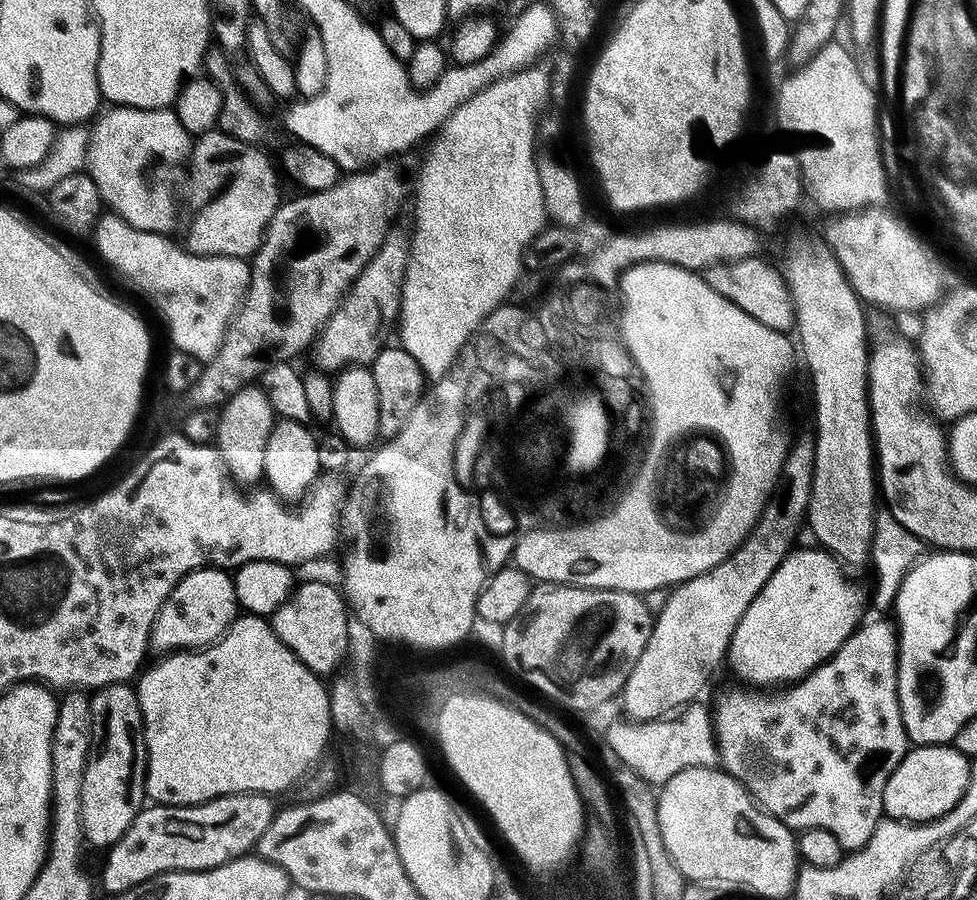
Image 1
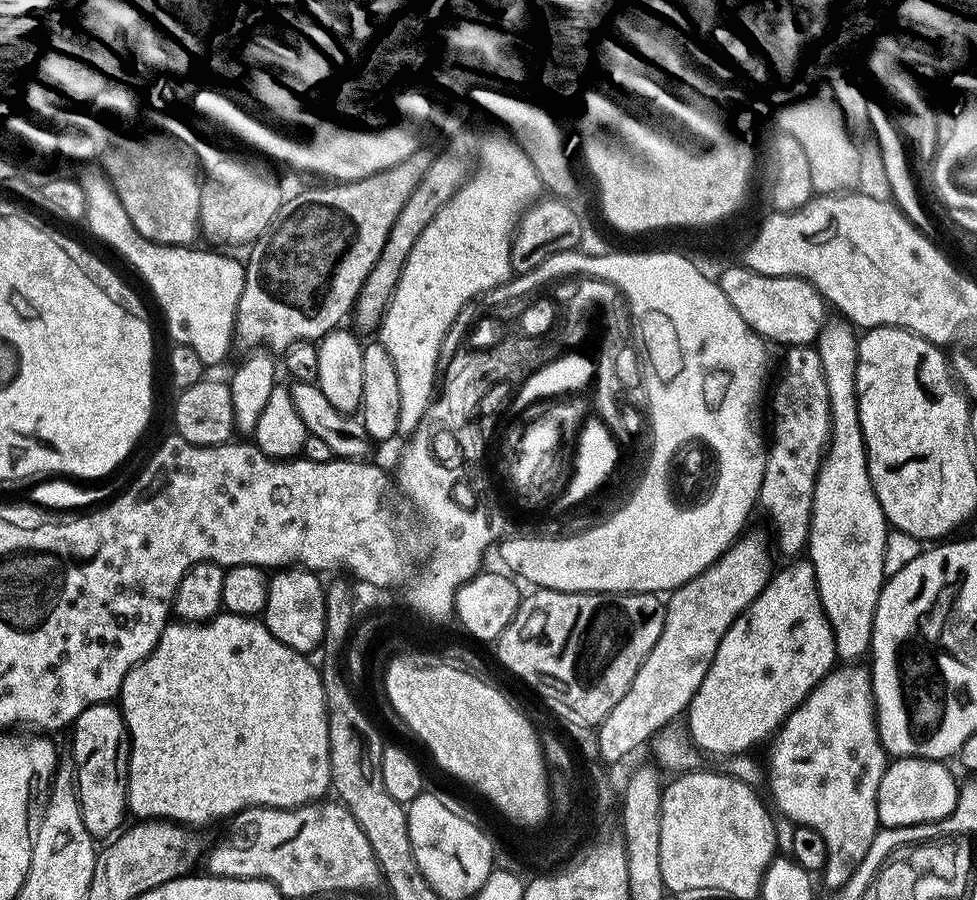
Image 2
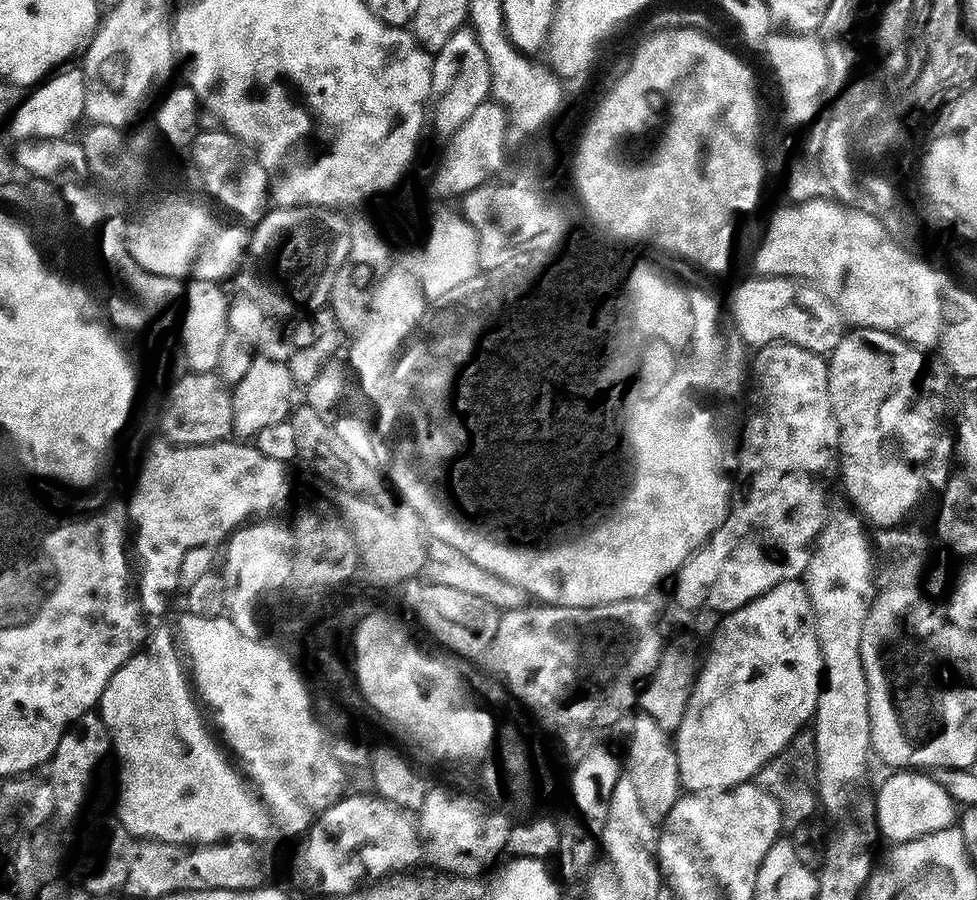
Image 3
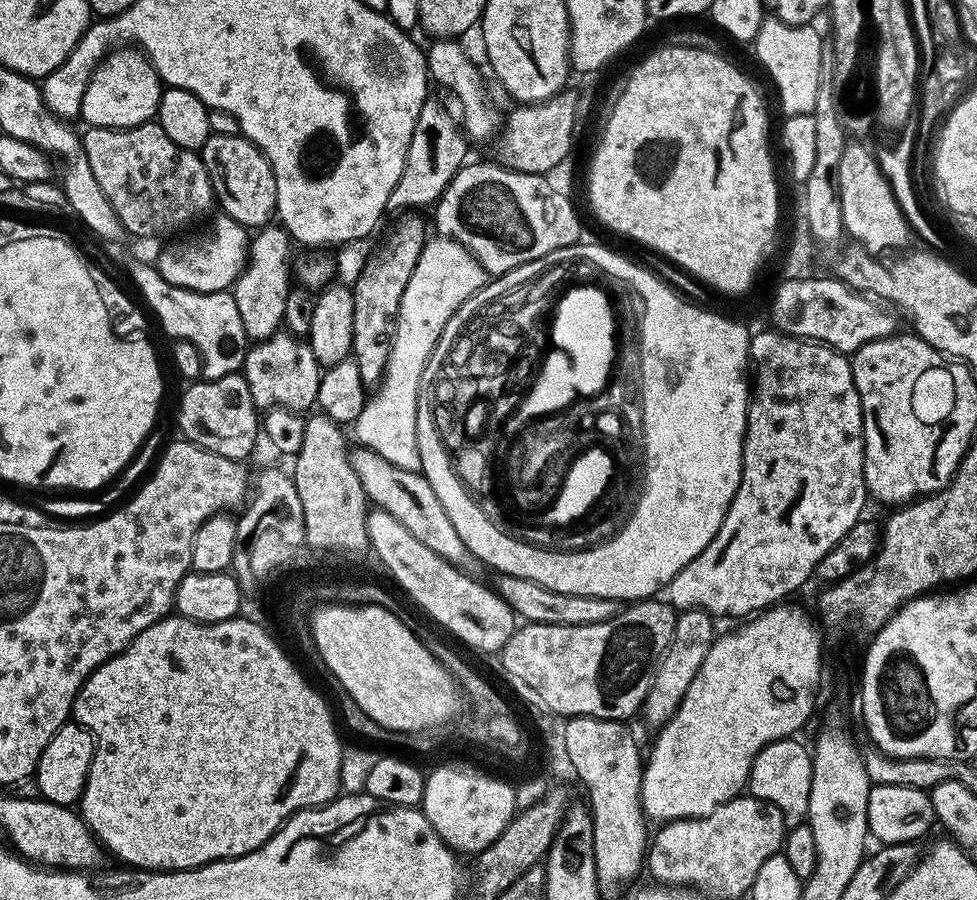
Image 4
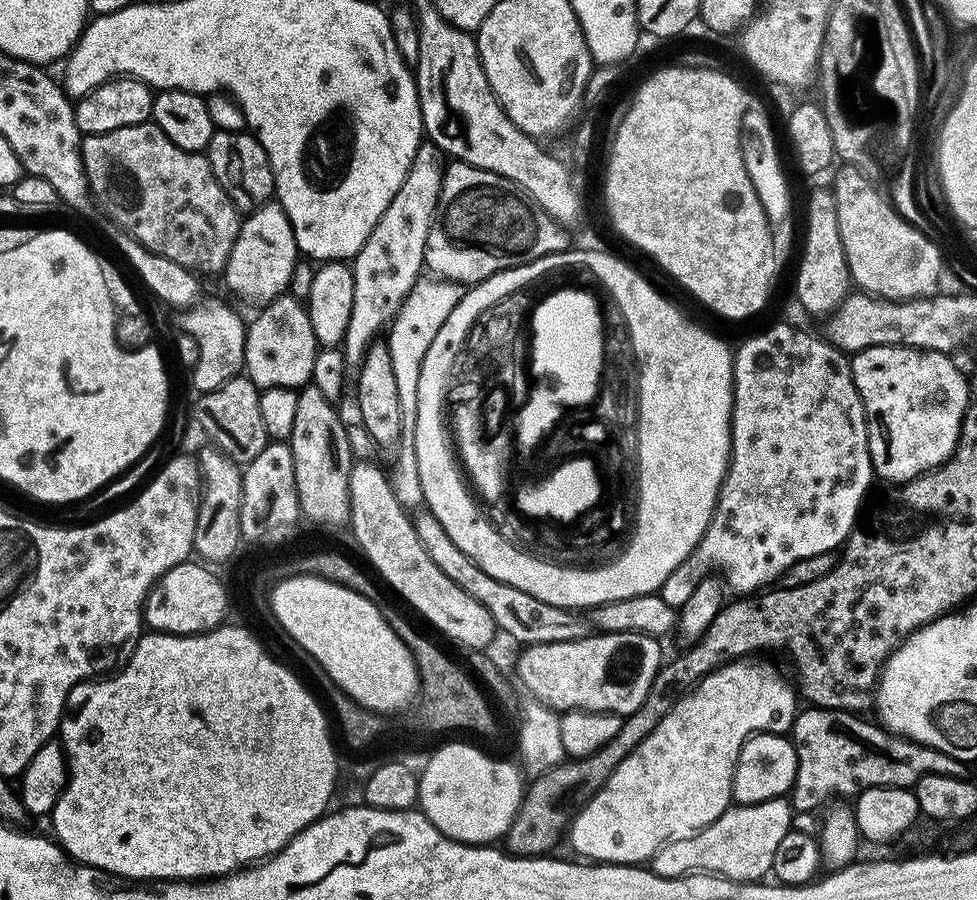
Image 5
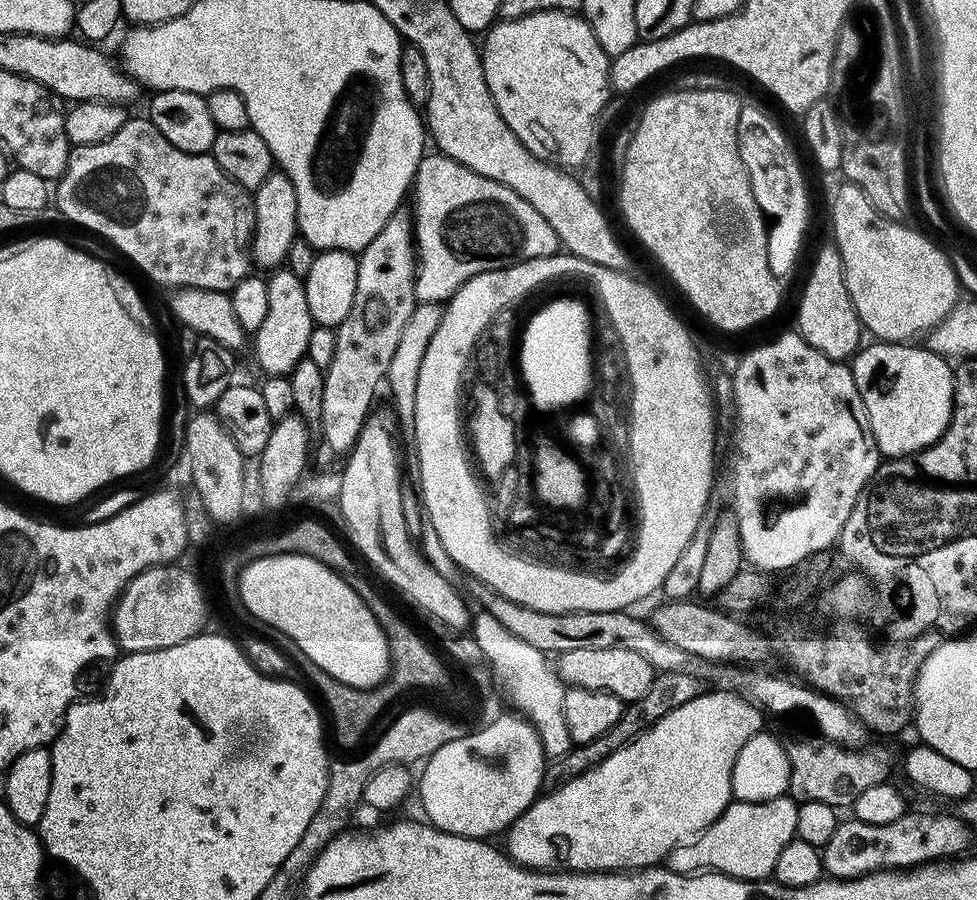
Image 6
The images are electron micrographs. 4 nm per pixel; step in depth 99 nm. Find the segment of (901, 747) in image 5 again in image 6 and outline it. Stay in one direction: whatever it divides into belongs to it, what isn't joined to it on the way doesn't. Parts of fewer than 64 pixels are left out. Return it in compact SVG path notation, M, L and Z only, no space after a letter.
M819 734L812 736L800 736L797 740L787 741L786 747L789 756L789 766L792 773L789 774L788 792L793 800L797 802L822 802L835 810L842 808L851 809L856 803L856 799L870 786L878 786L889 779L892 772L892 756L884 748L861 747L857 750L852 746L837 744L835 740L826 740Z

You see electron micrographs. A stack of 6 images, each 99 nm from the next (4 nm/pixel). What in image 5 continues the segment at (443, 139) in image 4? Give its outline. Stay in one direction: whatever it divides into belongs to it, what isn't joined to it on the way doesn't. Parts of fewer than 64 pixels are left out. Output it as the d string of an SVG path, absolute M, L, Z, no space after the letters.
M421 142L402 186L398 186L398 194L390 198L386 214L378 218L378 226L370 230L370 238L366 238L362 250L358 250L351 261L354 306L350 306L350 322L342 341L344 361L350 366L359 366L363 362L368 348L381 335L379 332L383 333L396 319L405 298L416 281L421 279L425 267L424 251L432 220L436 217L445 167L446 157L440 147L431 142Z

